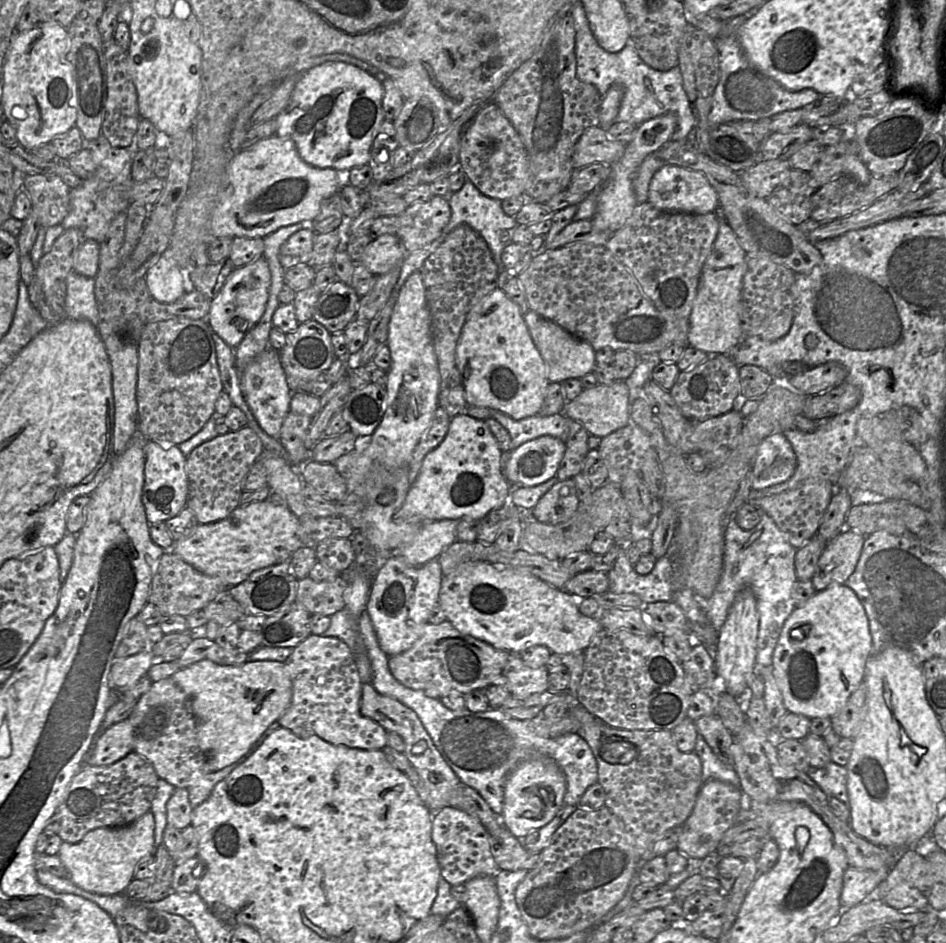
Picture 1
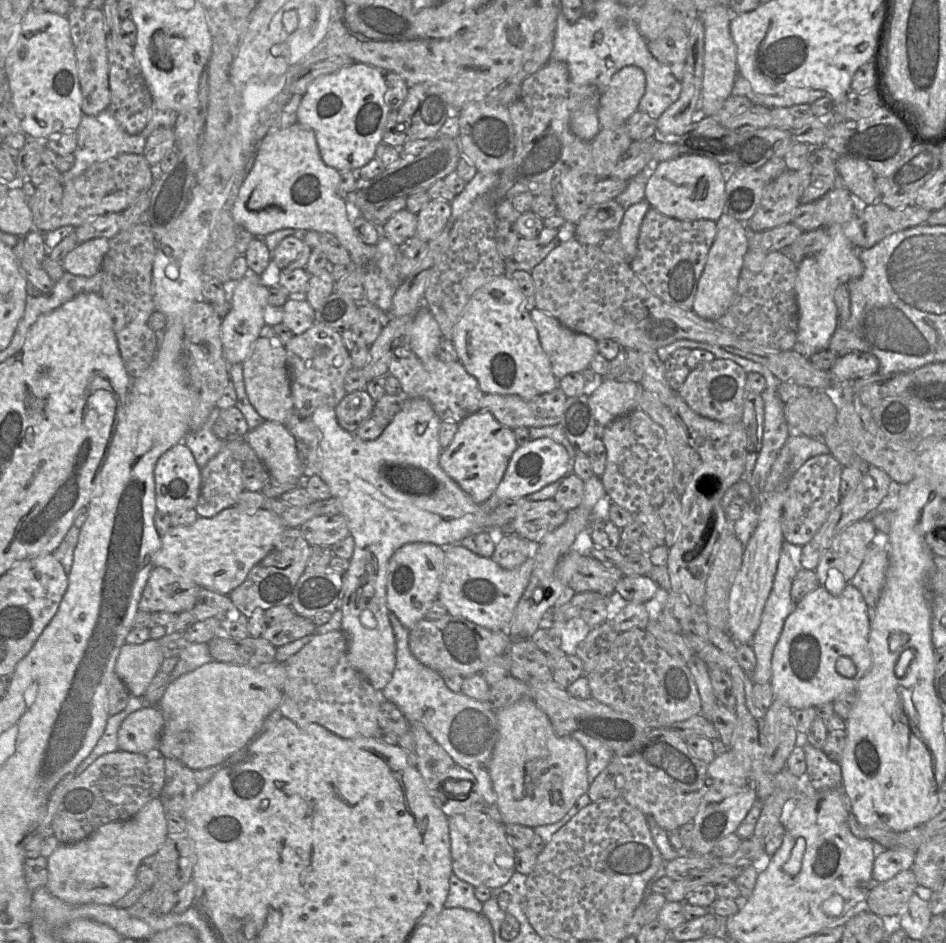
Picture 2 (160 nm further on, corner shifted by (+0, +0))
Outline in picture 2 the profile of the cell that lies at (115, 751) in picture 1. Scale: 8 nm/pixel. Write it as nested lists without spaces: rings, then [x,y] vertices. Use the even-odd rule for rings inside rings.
[[[146,706],[128,715],[118,731],[118,751],[142,753],[157,748],[164,728],[158,706]]]

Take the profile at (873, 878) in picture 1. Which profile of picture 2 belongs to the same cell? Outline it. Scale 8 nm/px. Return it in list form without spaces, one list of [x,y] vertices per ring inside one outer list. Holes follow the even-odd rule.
[[[892,848],[878,854],[873,866],[873,880],[883,883],[902,871],[912,869],[916,853],[907,848]]]

